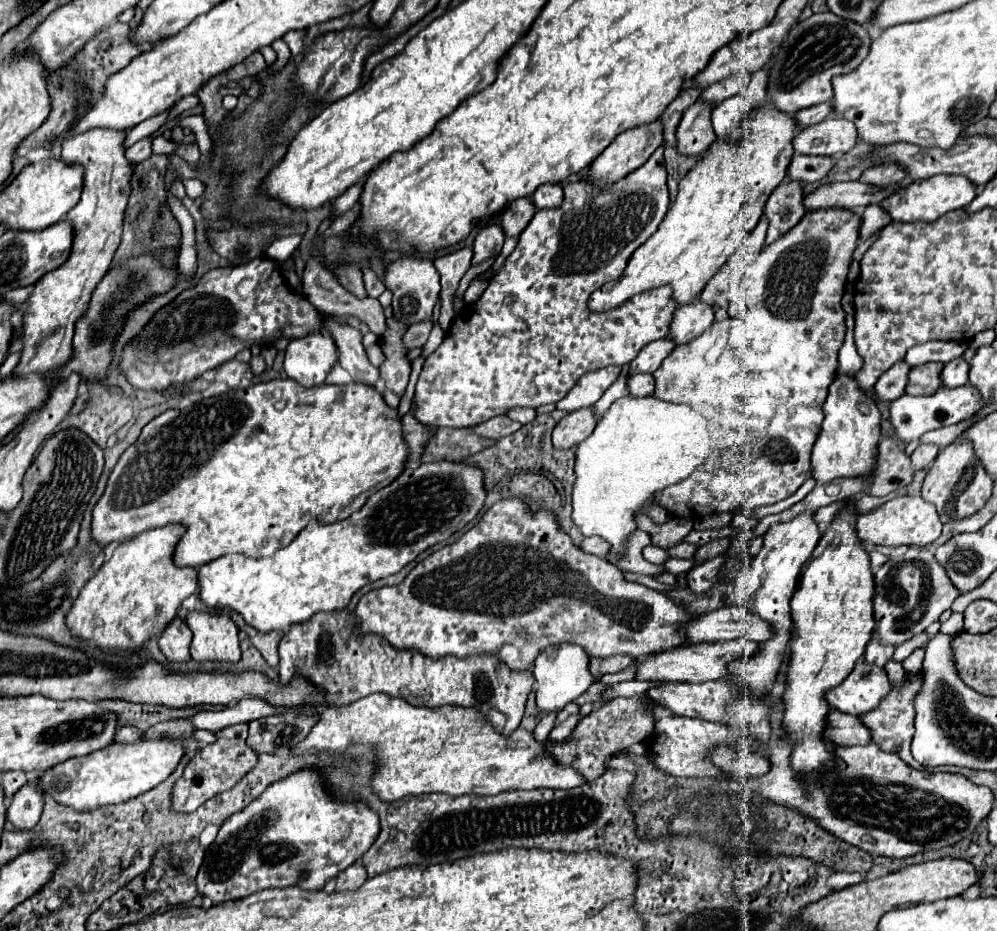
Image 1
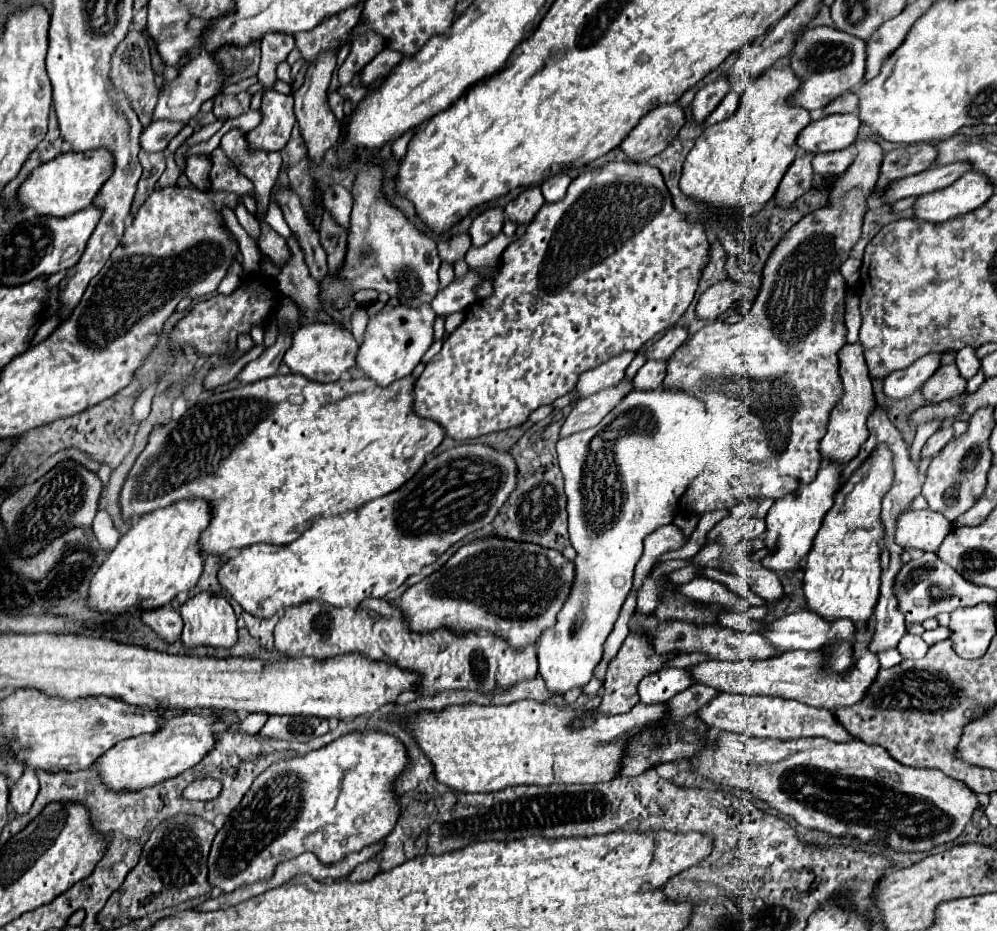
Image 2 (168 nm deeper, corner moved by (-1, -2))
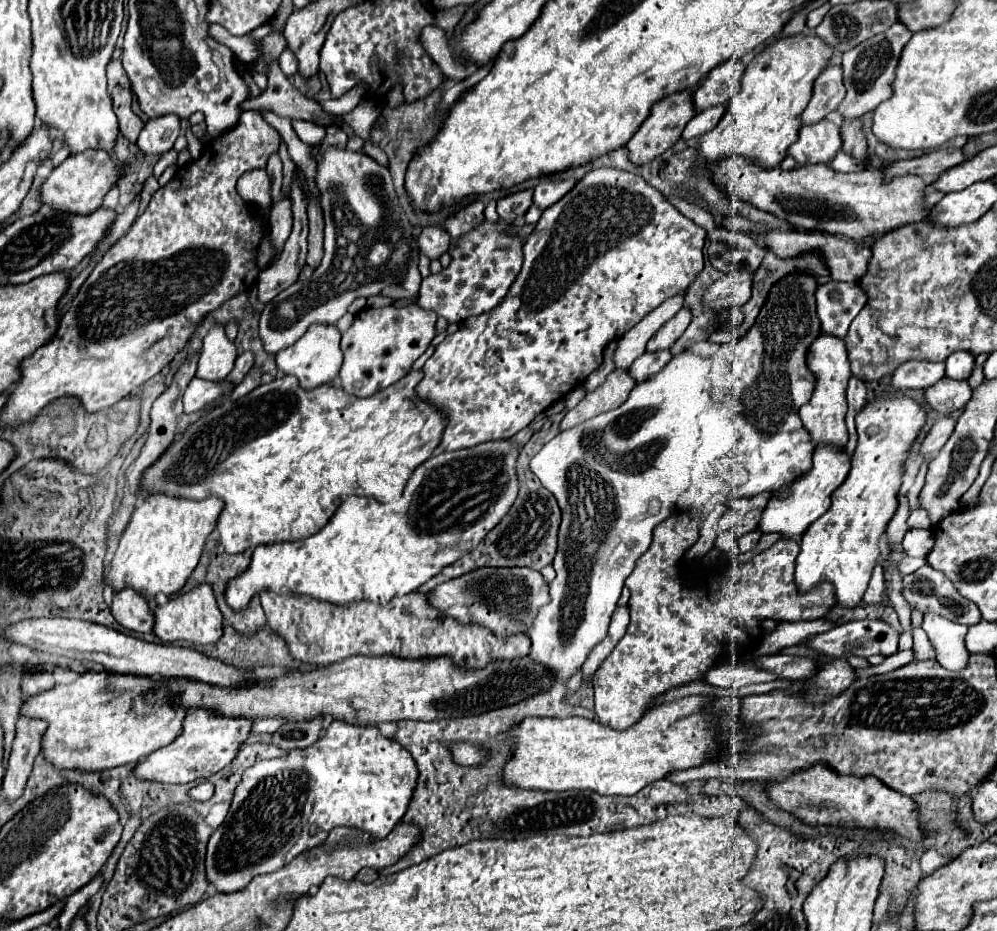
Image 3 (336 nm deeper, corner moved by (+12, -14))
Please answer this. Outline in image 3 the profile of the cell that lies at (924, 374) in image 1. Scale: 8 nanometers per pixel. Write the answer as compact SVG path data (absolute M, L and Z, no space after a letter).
M945 376L937 384L933 384L925 390L925 400L927 400L929 408L933 408L935 412L945 416L955 410L961 410L971 400L971 388L965 380L955 382Z

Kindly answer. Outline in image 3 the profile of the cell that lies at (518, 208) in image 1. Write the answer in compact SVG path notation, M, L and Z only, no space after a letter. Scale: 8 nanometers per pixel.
M523 190L523 192L511 194L507 198L501 198L497 202L497 214L499 214L501 222L503 224L511 224L517 218L523 218L525 212L529 210L529 206L533 204L531 196L533 196L533 190Z

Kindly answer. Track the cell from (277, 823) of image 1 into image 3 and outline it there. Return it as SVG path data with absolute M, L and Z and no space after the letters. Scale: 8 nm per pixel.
M331 722L327 736L315 746L291 750L281 758L259 762L243 772L243 780L235 790L225 822L213 832L207 844L205 872L207 882L221 894L243 890L257 874L277 872L295 856L323 844L335 826L351 826L367 830L375 838L385 838L403 818L417 780L413 758L395 740L379 734L375 726L351 726L347 722Z

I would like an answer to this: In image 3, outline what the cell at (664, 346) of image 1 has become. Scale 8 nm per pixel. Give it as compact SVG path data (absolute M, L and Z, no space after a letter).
M681 308L667 324L659 328L659 332L647 342L647 352L659 352L659 350L669 350L681 334L687 330L691 322L691 312L687 308Z

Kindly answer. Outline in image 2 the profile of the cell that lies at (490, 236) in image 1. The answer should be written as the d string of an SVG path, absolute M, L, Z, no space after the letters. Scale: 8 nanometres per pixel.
M488 208L480 216L476 216L470 224L470 238L474 246L482 246L492 240L504 226L504 208Z

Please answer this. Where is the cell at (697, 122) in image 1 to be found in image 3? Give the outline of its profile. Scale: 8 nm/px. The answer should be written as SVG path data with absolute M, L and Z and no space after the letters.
M727 60L717 68L713 68L707 80L693 94L695 110L701 112L719 104L727 106L729 98L739 92L743 72L745 72L745 66L741 60Z

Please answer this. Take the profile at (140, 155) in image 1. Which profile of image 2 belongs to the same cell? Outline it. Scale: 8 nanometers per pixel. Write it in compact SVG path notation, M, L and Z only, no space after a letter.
M152 122L140 136L140 146L146 152L162 152L166 150L168 142L184 128L182 122Z

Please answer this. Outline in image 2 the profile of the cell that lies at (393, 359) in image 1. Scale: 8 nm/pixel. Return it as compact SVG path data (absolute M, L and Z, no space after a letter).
M386 304L380 312L376 312L364 332L364 340L356 354L356 364L362 368L366 378L372 378L380 386L388 386L416 368L426 350L434 342L434 320L432 306L390 306Z

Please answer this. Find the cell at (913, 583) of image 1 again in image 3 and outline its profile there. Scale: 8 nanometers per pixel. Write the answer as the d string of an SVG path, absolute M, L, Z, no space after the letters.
M929 564L921 566L921 568L915 570L913 574L903 576L903 586L905 586L905 588L903 588L903 596L905 596L905 602L909 604L909 610L911 610L911 612L913 612L913 610L919 610L919 612L923 612L923 614L933 612L933 614L941 614L943 618L949 618L949 620L953 620L953 622L967 624L967 626L977 624L977 622L981 620L979 608L977 608L971 600L963 598L963 596L955 590L955 586L949 582L949 578L947 578L943 572L931 568Z

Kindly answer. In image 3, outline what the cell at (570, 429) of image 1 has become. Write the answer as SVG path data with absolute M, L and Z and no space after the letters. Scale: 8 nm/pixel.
M615 370L615 374L611 374L607 382L603 382L603 386L587 394L573 410L565 414L565 418L561 420L561 430L571 430L589 418L595 418L597 414L615 410L627 400L633 386L635 382L629 376L629 372Z

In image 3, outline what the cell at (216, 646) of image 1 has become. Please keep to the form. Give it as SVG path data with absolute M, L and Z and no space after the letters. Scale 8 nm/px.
M201 584L183 596L171 598L165 606L157 606L157 610L153 614L155 614L153 632L163 642L185 640L185 642L191 642L197 646L205 646L205 644L217 644L223 634L223 616L217 608L213 590L207 584Z

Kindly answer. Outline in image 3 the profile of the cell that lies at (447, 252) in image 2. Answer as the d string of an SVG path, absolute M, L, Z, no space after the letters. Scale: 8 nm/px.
M423 228L419 236L419 250L431 260L437 260L441 254L449 250L451 238L443 228Z

